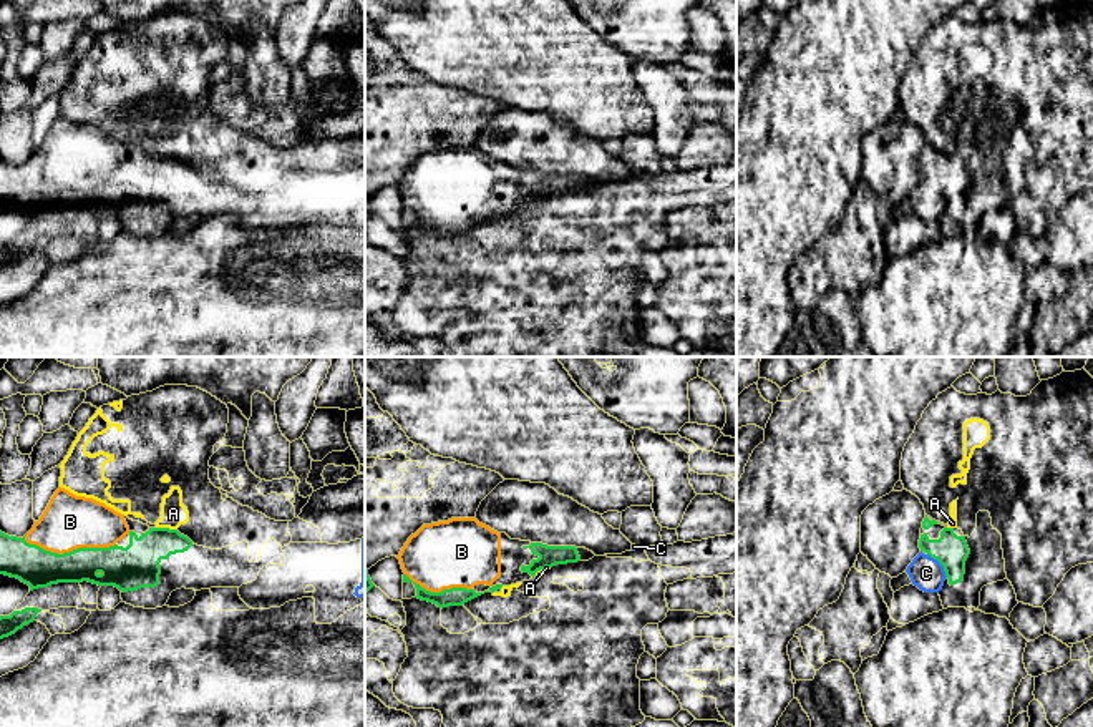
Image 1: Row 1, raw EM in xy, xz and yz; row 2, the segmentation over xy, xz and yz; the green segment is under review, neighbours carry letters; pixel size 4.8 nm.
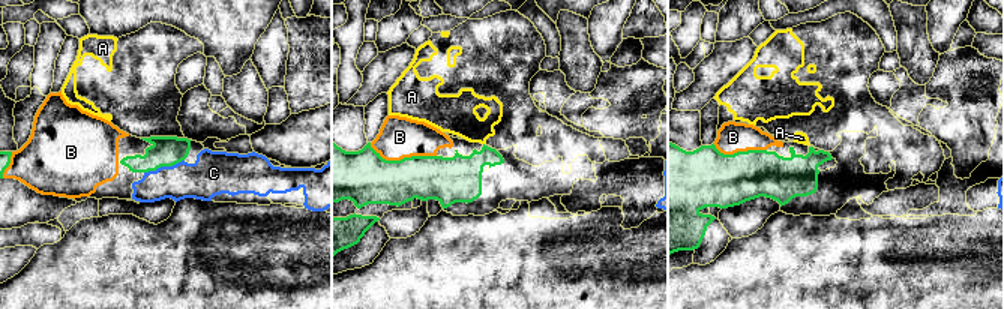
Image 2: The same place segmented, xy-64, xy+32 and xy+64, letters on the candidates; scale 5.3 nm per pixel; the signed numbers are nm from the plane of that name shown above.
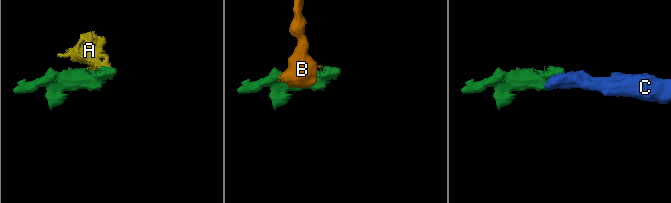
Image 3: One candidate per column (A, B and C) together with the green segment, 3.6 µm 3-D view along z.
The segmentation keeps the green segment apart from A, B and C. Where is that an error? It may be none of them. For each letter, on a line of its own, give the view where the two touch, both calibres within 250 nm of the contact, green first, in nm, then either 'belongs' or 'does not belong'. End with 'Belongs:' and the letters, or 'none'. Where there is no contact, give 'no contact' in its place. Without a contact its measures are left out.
A: meets green in xy; 220 nm thick on the green side, 130 nm on the other; does not belong
B: meets green in xy; 190 nm thick on the green side, 260 nm on the other; belongs
C: meets green in yz; 160 nm thick on the green side, 160 nm on the other; belongs
Belongs: B, C

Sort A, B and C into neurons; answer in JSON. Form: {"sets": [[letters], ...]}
{"sets": [["A"], ["B", "C"]]}

